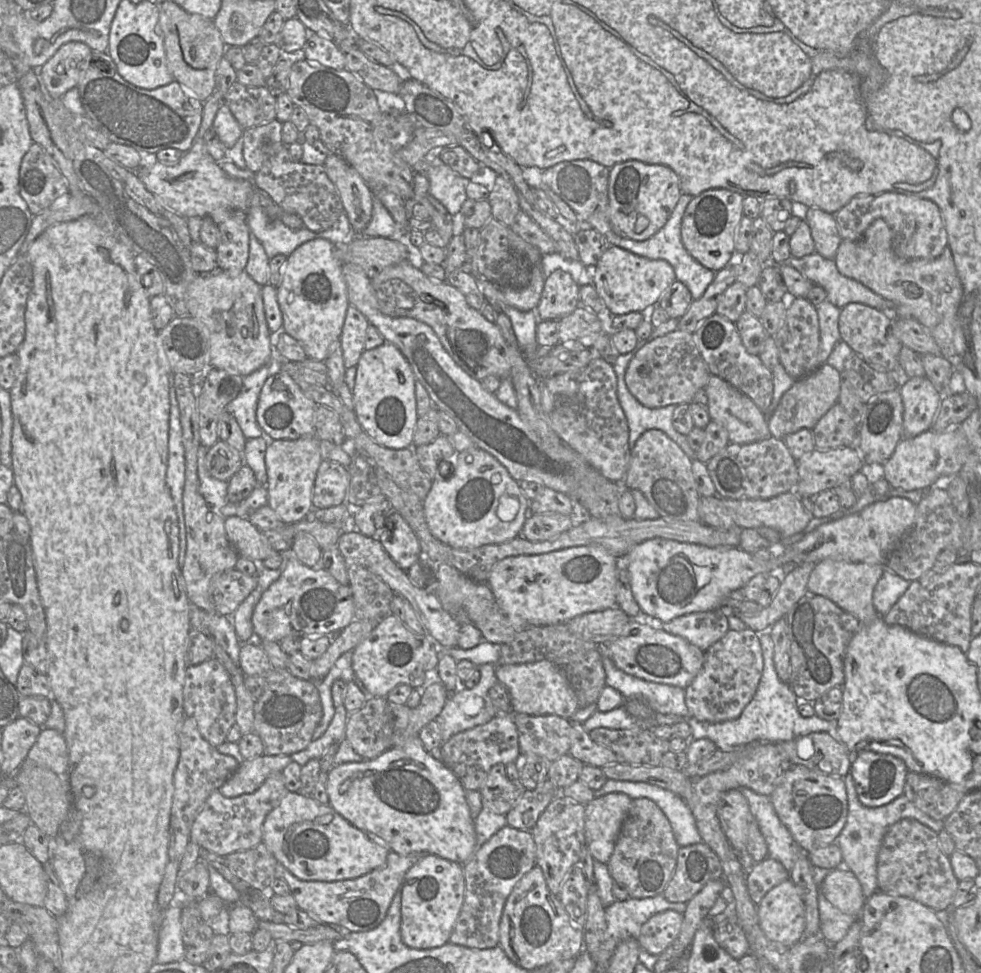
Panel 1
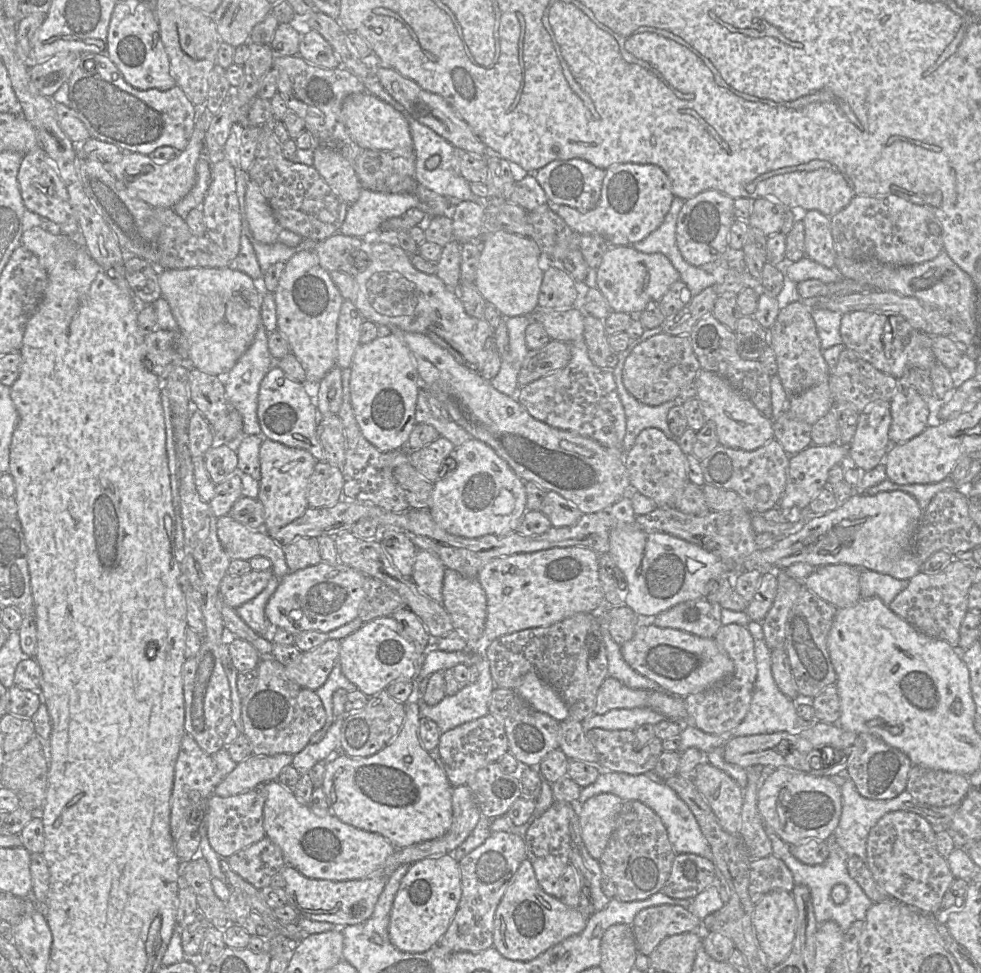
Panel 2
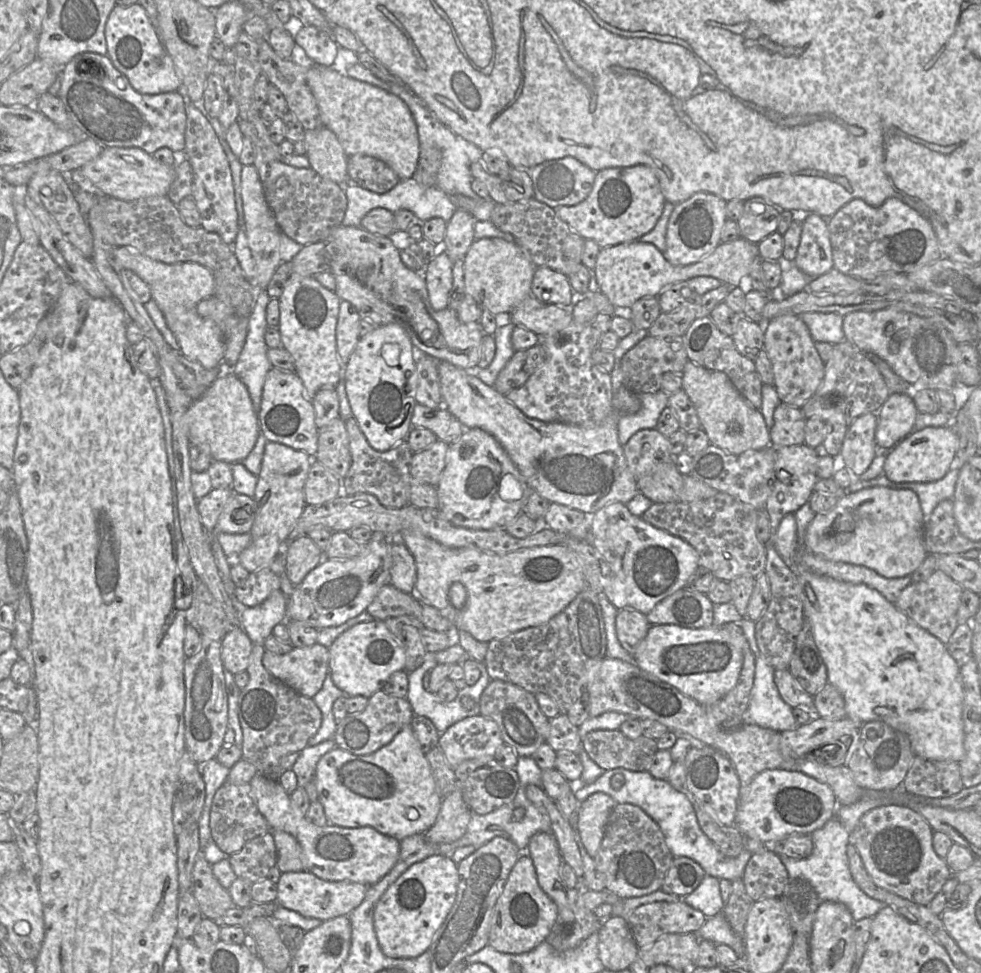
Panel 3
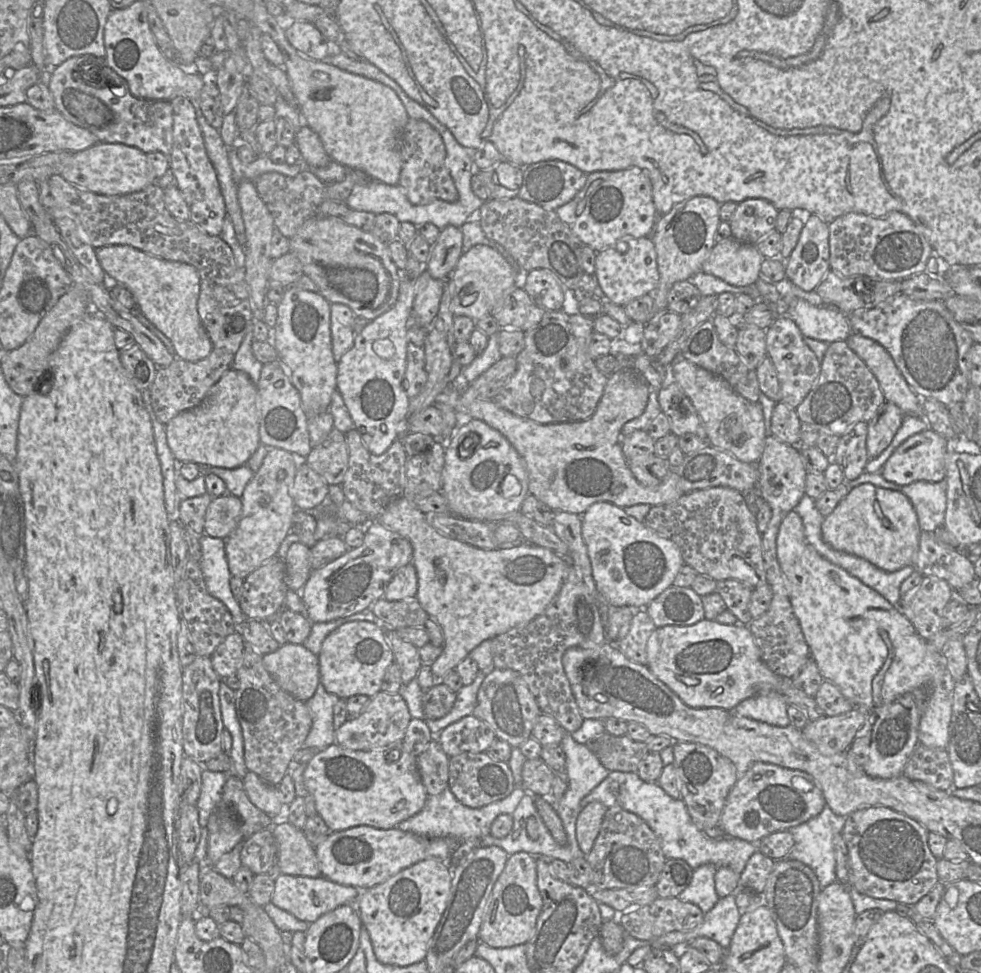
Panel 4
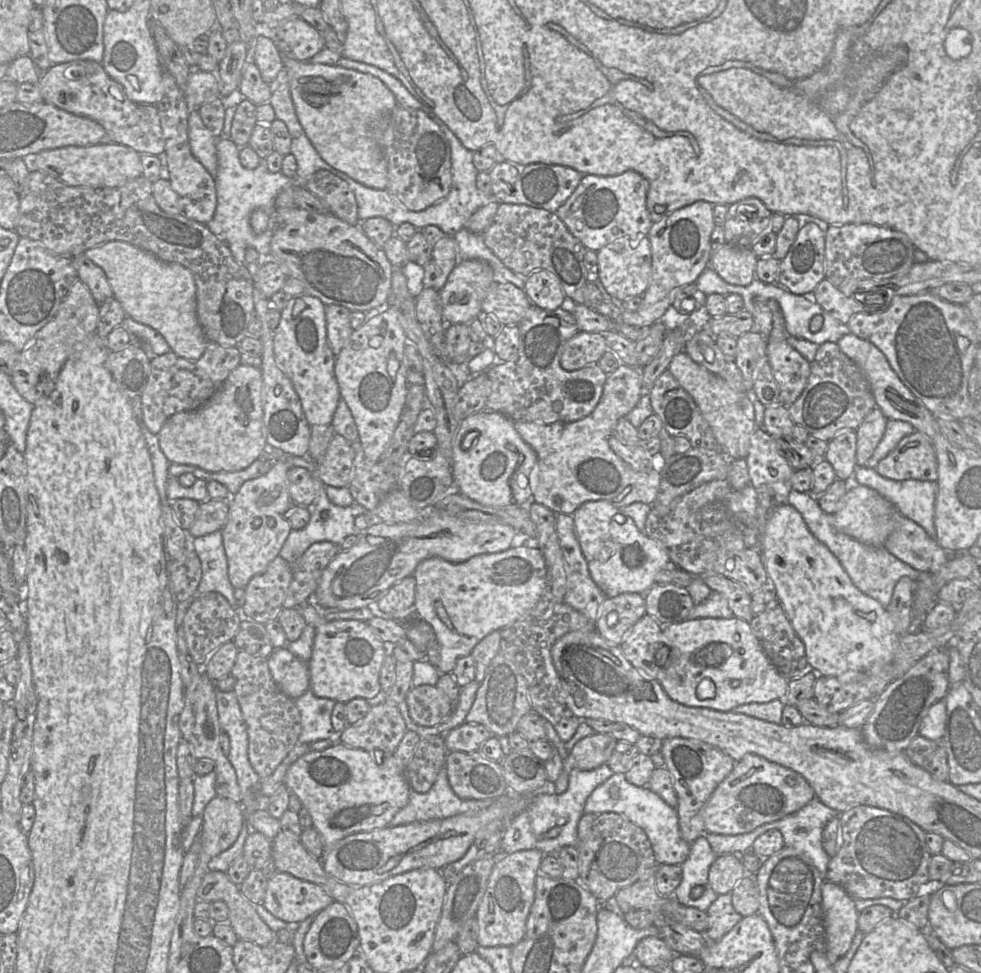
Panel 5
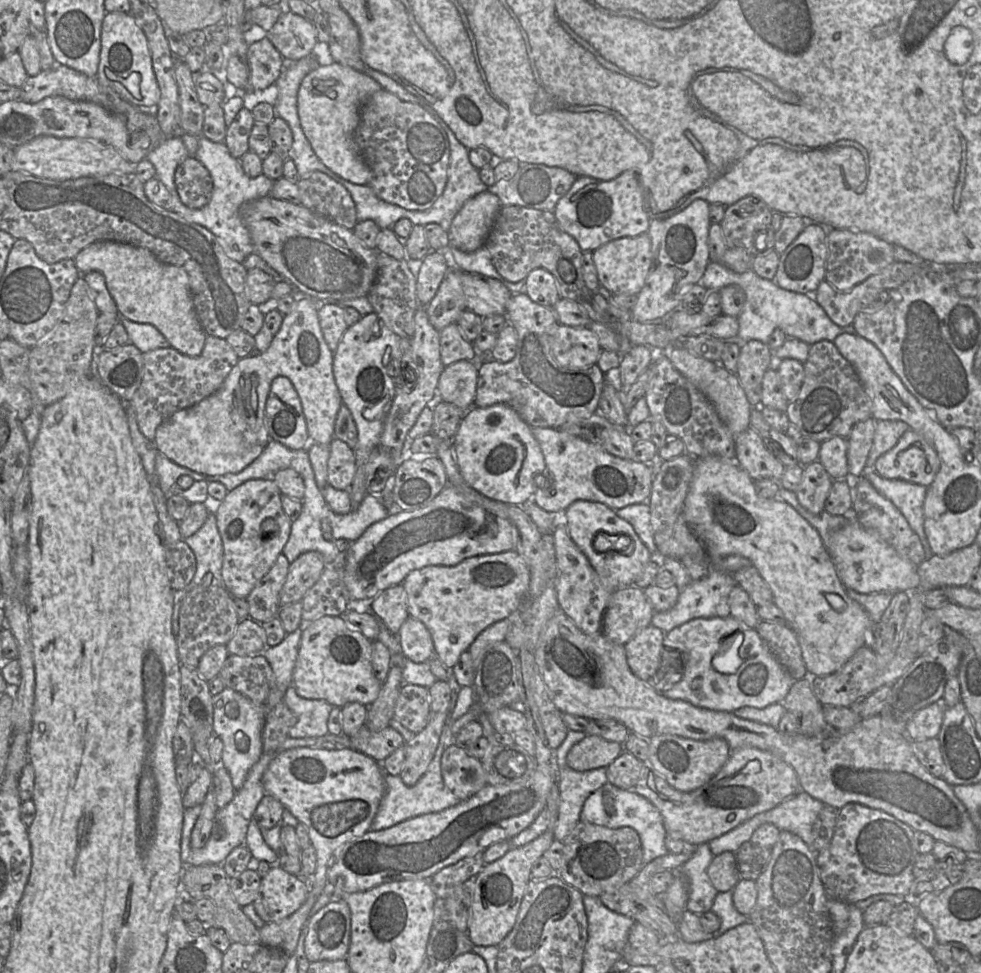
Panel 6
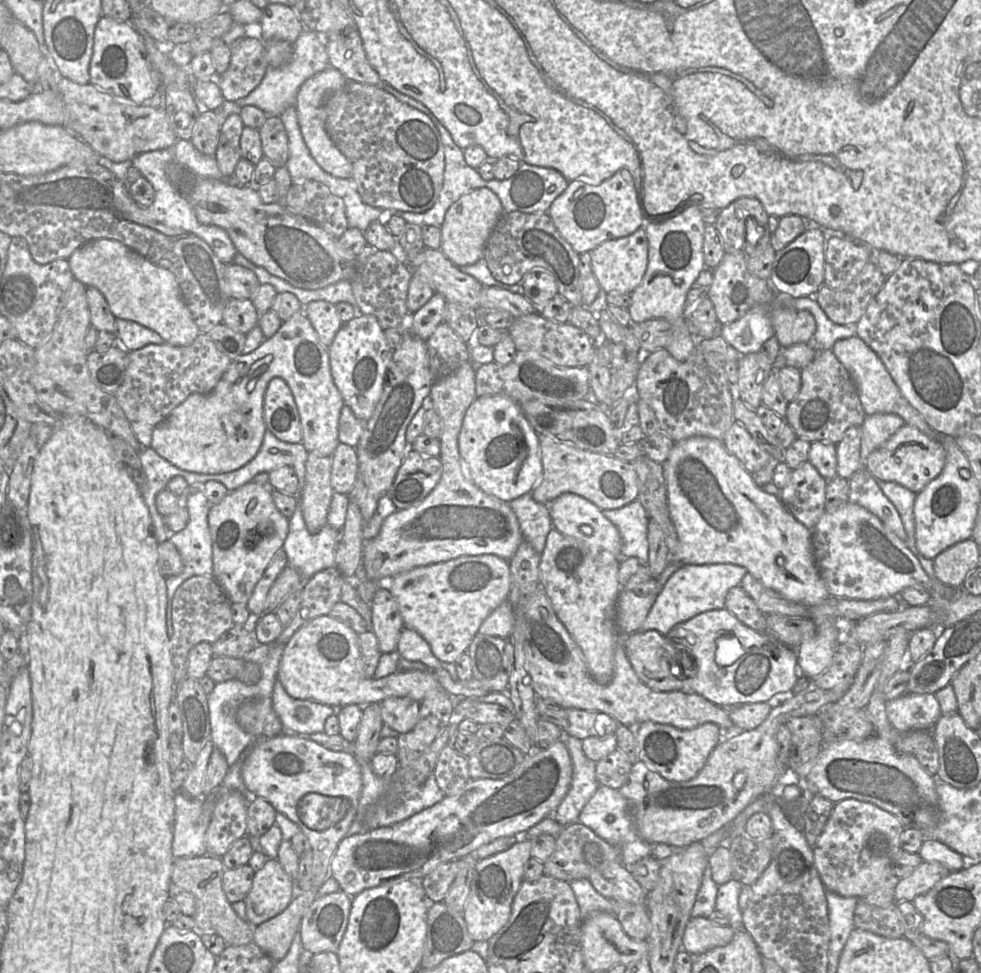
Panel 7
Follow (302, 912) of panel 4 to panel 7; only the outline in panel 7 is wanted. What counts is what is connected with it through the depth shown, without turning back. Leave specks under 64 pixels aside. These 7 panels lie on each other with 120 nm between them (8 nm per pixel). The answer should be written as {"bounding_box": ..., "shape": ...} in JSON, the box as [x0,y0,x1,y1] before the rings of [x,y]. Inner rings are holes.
{"bounding_box":[244,858,296,926],"shape":[[[268,858],[264,866],[255,872],[252,887],[244,899],[247,921],[252,926],[258,926],[275,917],[290,905],[296,893],[296,882],[288,876],[277,859]]]}

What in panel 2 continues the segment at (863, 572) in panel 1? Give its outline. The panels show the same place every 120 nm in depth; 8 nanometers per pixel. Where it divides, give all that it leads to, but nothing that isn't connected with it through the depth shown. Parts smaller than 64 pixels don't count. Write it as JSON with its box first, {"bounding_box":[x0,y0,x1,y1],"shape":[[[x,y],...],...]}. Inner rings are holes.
{"bounding_box":[803,564,862,609],"shape":[[[846,564],[826,565],[815,568],[814,572],[803,581],[803,585],[822,600],[837,609],[843,609],[855,605],[862,599],[859,584],[860,568]]]}

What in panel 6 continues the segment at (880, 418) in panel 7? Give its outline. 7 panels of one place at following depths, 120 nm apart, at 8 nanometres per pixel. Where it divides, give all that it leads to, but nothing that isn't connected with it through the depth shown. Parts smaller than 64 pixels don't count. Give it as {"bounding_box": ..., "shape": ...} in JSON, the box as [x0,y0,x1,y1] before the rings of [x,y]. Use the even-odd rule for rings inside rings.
{"bounding_box":[865,421,910,473],"shape":[[[877,421],[873,445],[865,466],[865,473],[869,469],[874,469],[877,459],[893,449],[901,436],[908,430],[910,430],[909,425],[903,421]]]}

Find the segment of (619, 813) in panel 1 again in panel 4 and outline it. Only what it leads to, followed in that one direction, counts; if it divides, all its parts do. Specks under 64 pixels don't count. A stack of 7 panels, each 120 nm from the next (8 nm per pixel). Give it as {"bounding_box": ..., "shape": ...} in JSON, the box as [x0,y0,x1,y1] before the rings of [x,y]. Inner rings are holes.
{"bounding_box":[576,802,607,855],"shape":[[[591,802],[579,813],[576,820],[576,839],[581,851],[587,855],[599,834],[607,807],[600,802]]]}

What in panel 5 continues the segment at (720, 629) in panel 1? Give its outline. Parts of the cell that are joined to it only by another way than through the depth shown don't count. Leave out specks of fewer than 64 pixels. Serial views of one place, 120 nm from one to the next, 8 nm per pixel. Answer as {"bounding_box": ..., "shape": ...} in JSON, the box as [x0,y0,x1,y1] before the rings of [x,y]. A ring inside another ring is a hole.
{"bounding_box":[644,585,695,625],"shape":[[[653,585],[644,595],[646,614],[660,625],[685,621],[695,606],[685,587]]]}

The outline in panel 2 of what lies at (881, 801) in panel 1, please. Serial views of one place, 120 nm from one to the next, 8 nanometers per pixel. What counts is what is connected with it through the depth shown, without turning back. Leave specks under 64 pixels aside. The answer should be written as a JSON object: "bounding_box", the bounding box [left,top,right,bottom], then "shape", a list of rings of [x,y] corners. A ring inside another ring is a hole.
{"bounding_box":[847,733,912,800],"shape":[[[861,733],[848,760],[847,774],[861,796],[872,800],[888,800],[906,791],[912,765],[909,757],[900,750],[875,735]]]}

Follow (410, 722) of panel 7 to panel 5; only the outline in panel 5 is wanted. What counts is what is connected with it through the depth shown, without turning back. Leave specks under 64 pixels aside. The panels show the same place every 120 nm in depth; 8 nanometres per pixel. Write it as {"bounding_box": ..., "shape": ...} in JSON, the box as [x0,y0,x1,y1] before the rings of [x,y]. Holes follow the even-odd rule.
{"bounding_box":[405,685,454,727],"shape":[[[436,685],[412,687],[405,701],[411,719],[424,727],[436,726],[453,712],[454,702]]]}

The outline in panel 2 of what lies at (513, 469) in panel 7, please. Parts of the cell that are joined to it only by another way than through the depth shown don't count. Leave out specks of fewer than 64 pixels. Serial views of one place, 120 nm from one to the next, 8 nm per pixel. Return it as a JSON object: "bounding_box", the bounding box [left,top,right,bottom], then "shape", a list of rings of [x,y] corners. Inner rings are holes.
{"bounding_box":[429,438,527,538],"shape":[[[470,438],[455,448],[456,469],[453,473],[433,485],[429,512],[433,520],[447,533],[464,537],[480,538],[485,535],[504,536],[516,532],[527,512],[525,482],[519,478],[508,463],[487,444]]]}

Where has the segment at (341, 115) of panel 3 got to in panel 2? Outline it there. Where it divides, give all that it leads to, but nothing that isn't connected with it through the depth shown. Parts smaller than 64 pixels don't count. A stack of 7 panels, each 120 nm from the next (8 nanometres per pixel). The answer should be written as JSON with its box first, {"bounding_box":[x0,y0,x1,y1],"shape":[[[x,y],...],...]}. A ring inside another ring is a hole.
{"bounding_box":[342,92,413,149],"shape":[[[369,92],[349,95],[342,104],[342,118],[352,139],[364,149],[413,149],[409,123],[392,105]]]}

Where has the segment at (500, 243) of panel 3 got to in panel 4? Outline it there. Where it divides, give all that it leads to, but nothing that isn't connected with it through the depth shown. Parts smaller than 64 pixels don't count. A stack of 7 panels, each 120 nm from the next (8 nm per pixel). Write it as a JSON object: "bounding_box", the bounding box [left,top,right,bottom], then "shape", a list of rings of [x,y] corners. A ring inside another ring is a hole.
{"bounding_box":[445,244,516,321],"shape":[[[478,244],[463,252],[450,277],[445,281],[452,295],[450,310],[453,315],[467,316],[478,321],[486,315],[491,315],[504,293],[516,286],[516,272],[497,250]]]}

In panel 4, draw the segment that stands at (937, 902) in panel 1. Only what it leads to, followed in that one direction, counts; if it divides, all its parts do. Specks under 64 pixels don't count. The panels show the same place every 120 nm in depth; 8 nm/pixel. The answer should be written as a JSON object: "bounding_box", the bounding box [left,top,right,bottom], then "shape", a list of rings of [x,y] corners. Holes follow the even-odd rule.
{"bounding_box":[842,806,939,905],"shape":[[[884,806],[859,809],[846,817],[842,836],[849,853],[849,884],[879,899],[915,905],[939,881],[937,858],[928,845],[929,831],[909,816]]]}

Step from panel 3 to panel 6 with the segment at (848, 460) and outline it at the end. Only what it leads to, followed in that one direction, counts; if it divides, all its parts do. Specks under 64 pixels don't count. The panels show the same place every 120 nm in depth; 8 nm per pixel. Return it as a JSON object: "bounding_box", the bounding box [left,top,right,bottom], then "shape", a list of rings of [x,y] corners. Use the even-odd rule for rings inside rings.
{"bounding_box":[818,437,848,481],"shape":[[[834,437],[820,445],[818,461],[833,481],[845,479],[848,475],[848,442],[846,438]]]}

